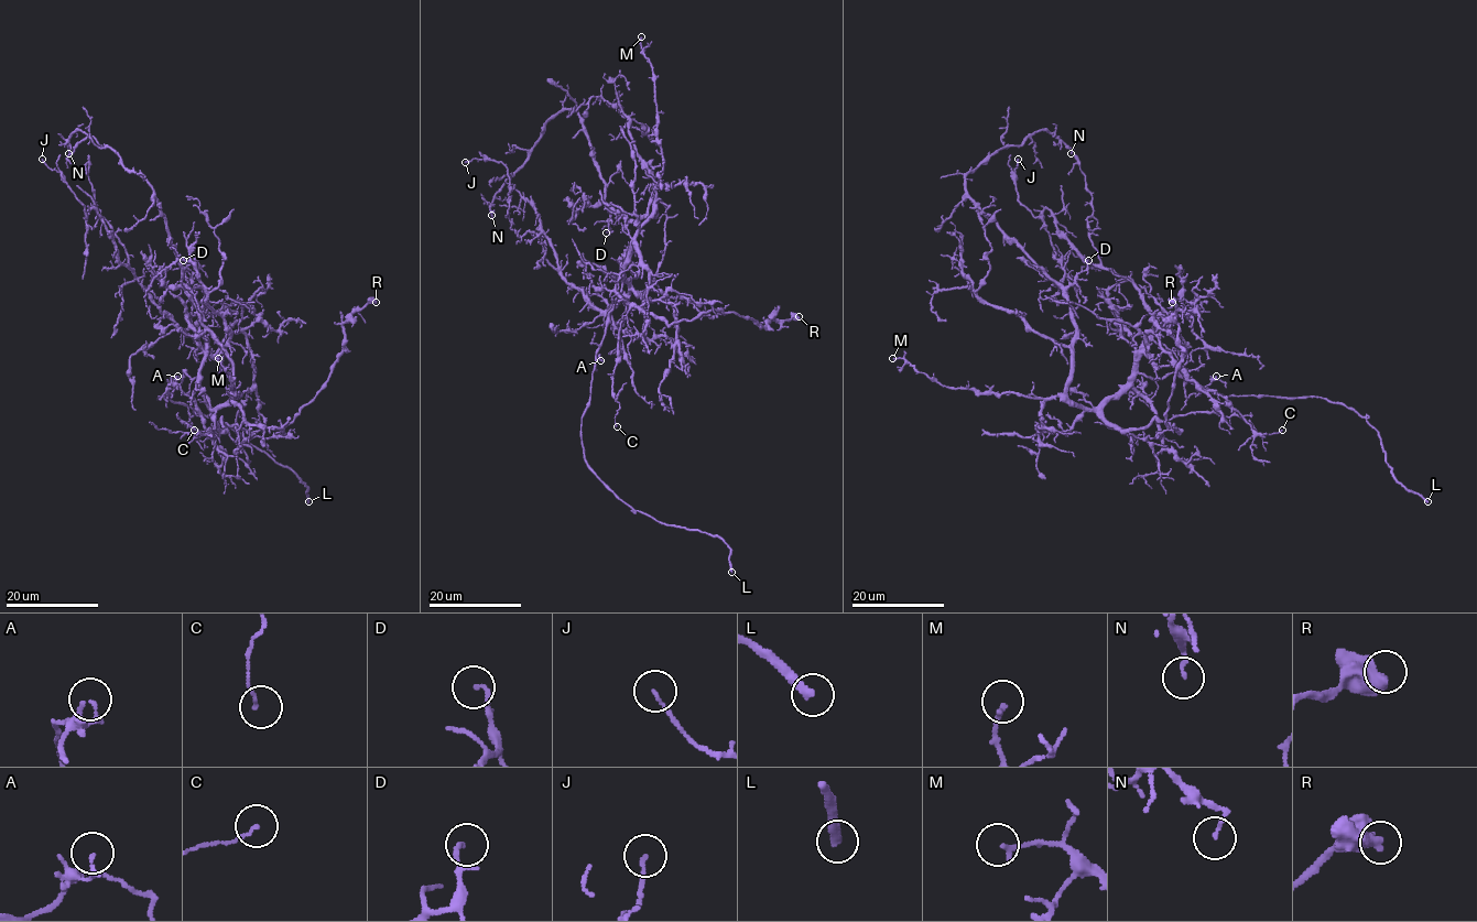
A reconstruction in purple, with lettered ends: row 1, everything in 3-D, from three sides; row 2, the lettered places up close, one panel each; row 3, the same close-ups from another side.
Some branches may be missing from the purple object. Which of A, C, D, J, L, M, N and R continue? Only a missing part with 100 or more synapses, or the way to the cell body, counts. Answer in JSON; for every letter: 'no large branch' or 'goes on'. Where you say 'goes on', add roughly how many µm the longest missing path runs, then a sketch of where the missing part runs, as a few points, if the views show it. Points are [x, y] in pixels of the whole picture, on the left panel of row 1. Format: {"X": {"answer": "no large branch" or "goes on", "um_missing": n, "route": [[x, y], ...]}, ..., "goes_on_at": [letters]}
{"A": {"answer": "no large branch"}, "C": {"answer": "no large branch"}, "D": {"answer": "no large branch"}, "J": {"answer": "no large branch"}, "L": {"answer": "goes on", "um_missing": 9, "route": [[308, 501], [308, 516], [322, 523]]}, "M": {"answer": "no large branch"}, "N": {"answer": "no large branch"}, "R": {"answer": "no large branch"}, "goes_on_at": ["L"]}

